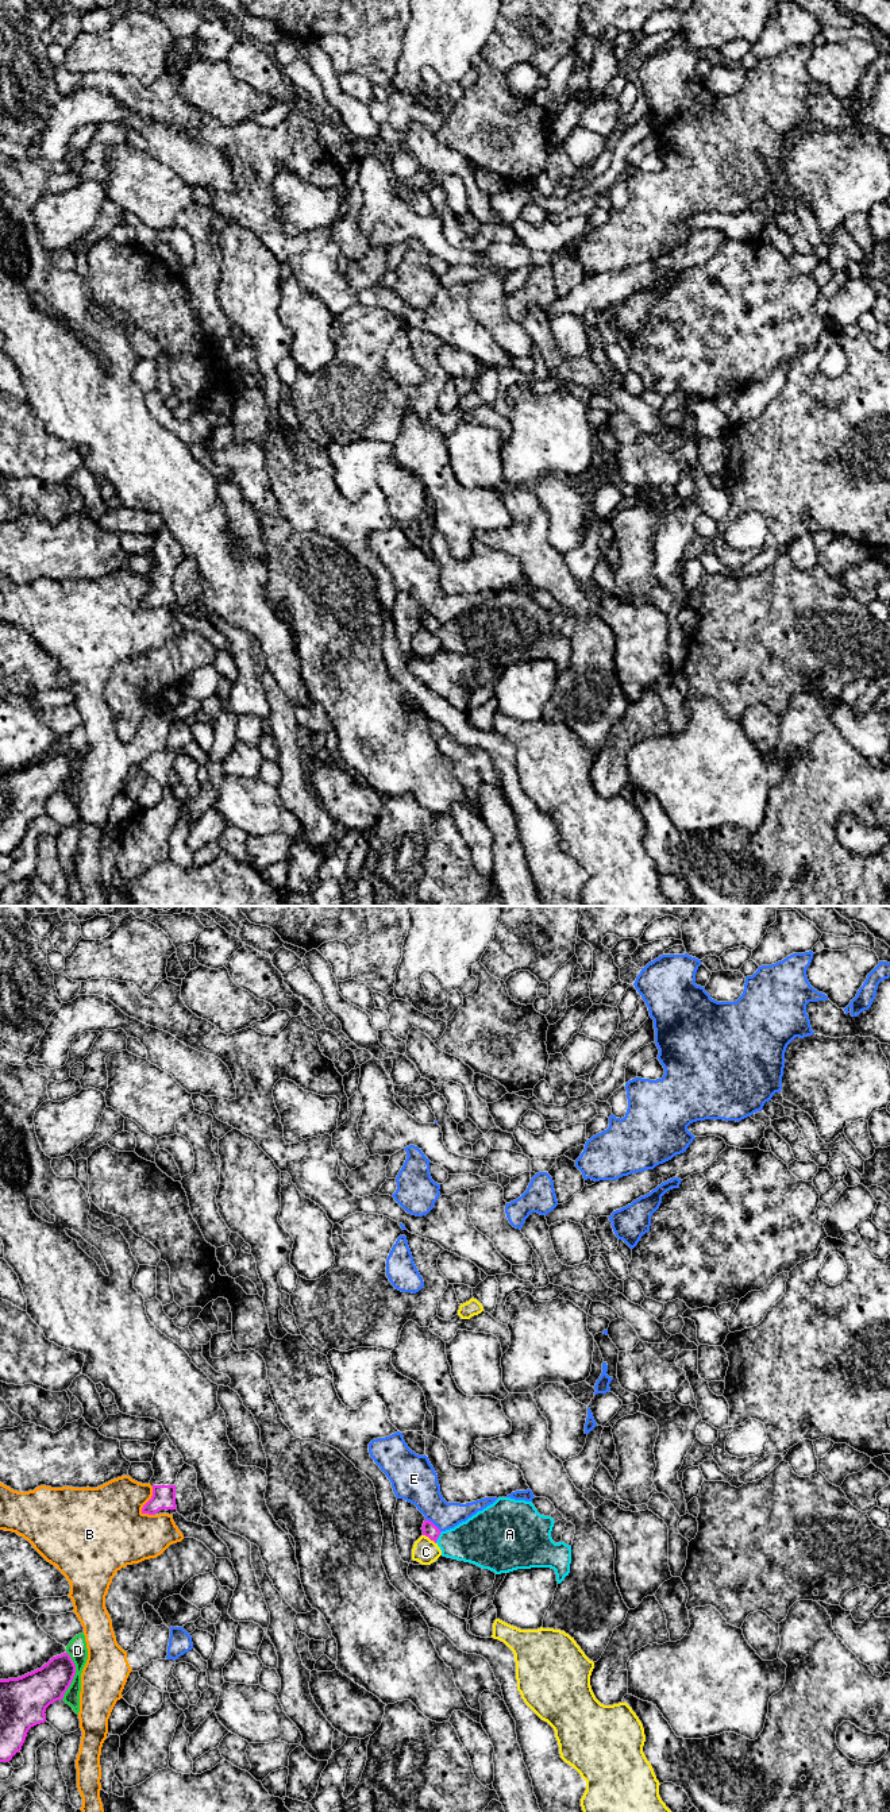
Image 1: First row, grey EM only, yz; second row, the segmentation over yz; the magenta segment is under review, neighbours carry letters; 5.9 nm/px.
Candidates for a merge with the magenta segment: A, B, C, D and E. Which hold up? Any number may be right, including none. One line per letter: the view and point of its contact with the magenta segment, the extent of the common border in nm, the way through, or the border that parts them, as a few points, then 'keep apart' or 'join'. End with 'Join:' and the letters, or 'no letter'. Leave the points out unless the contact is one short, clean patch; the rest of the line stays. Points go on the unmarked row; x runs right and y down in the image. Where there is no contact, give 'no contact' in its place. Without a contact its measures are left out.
A: contact yz (438, 629); length 80 nm; way yz (430, 623), (438, 629), (444, 632), (480, 632); join
B: contact yz (149, 593); length 180 nm; keep apart
C: contact yz (430, 631); length 100 nm; keep apart
D: contact yz (73, 768); length 280 nm; keep apart
E: contact yz (434, 617); length 130 nm; keep apart
Join: A

